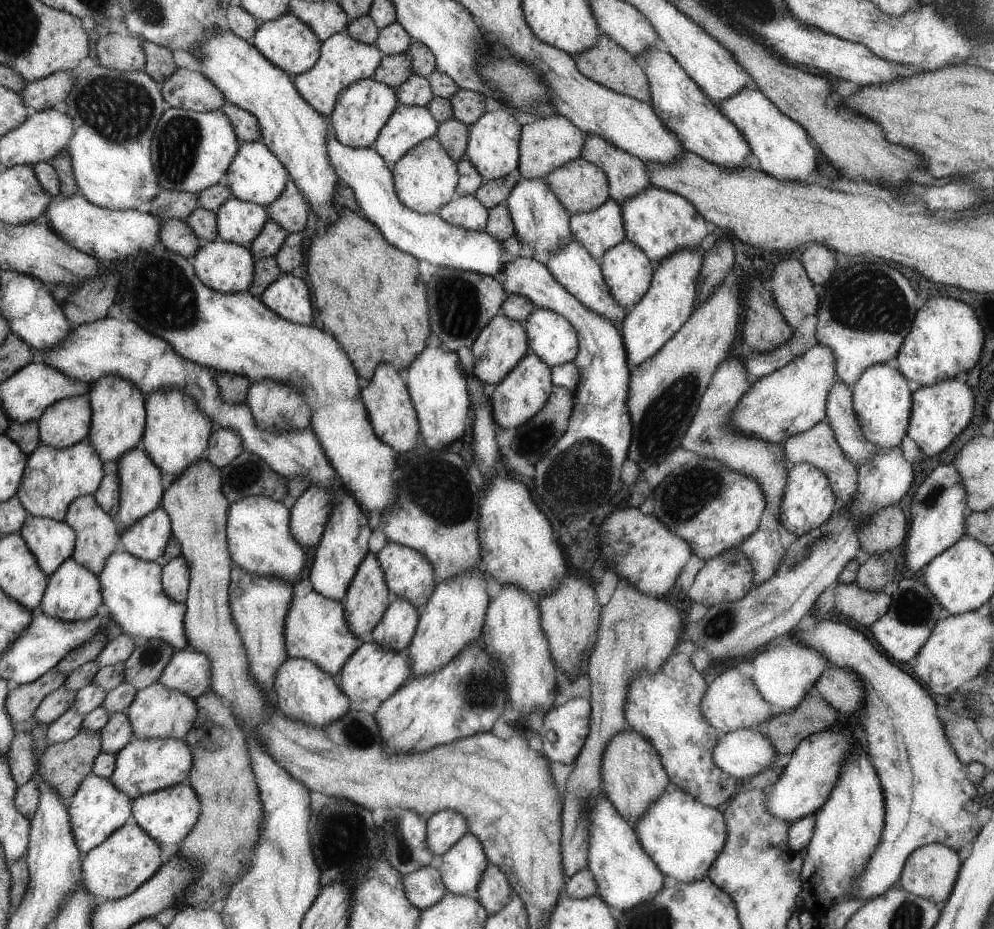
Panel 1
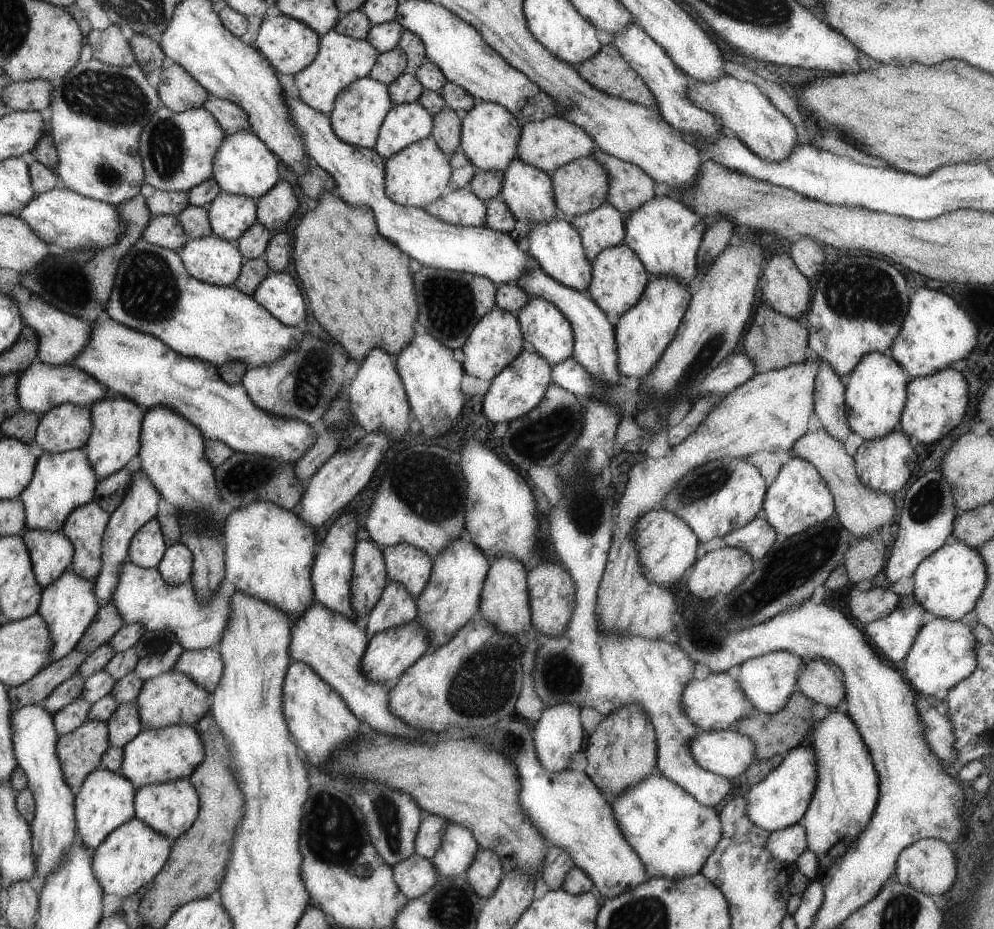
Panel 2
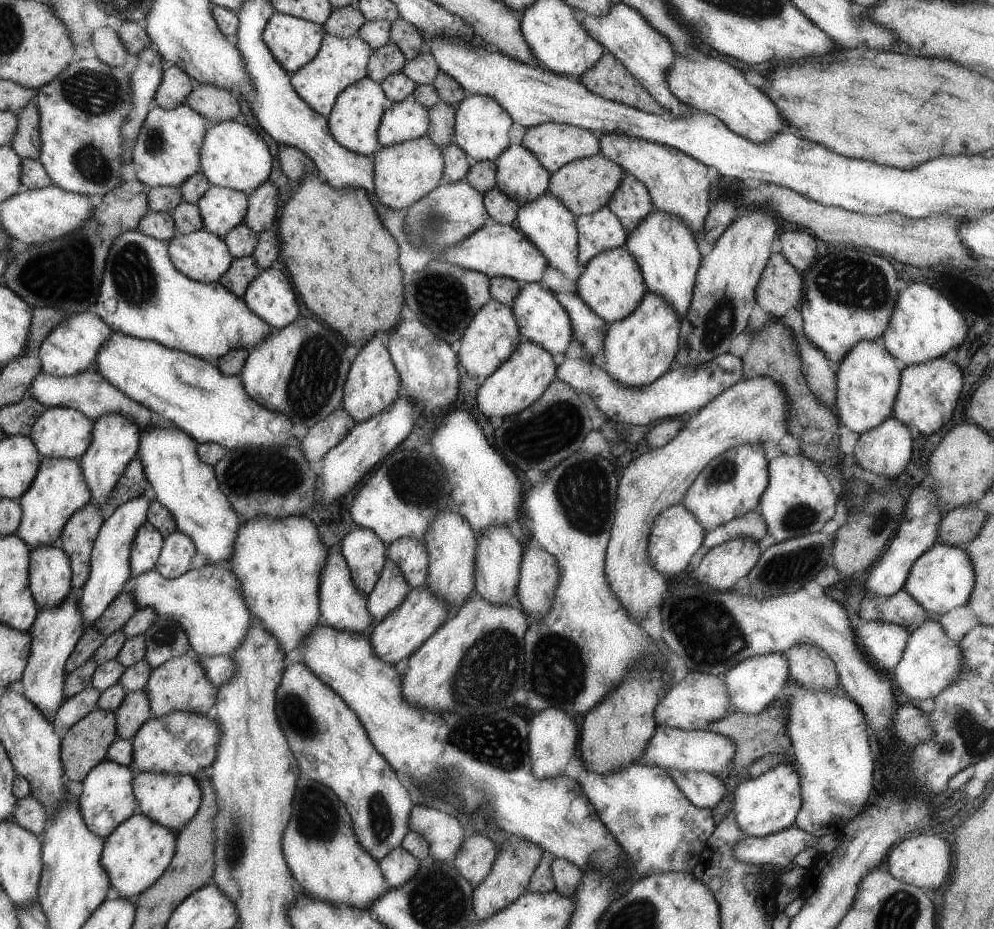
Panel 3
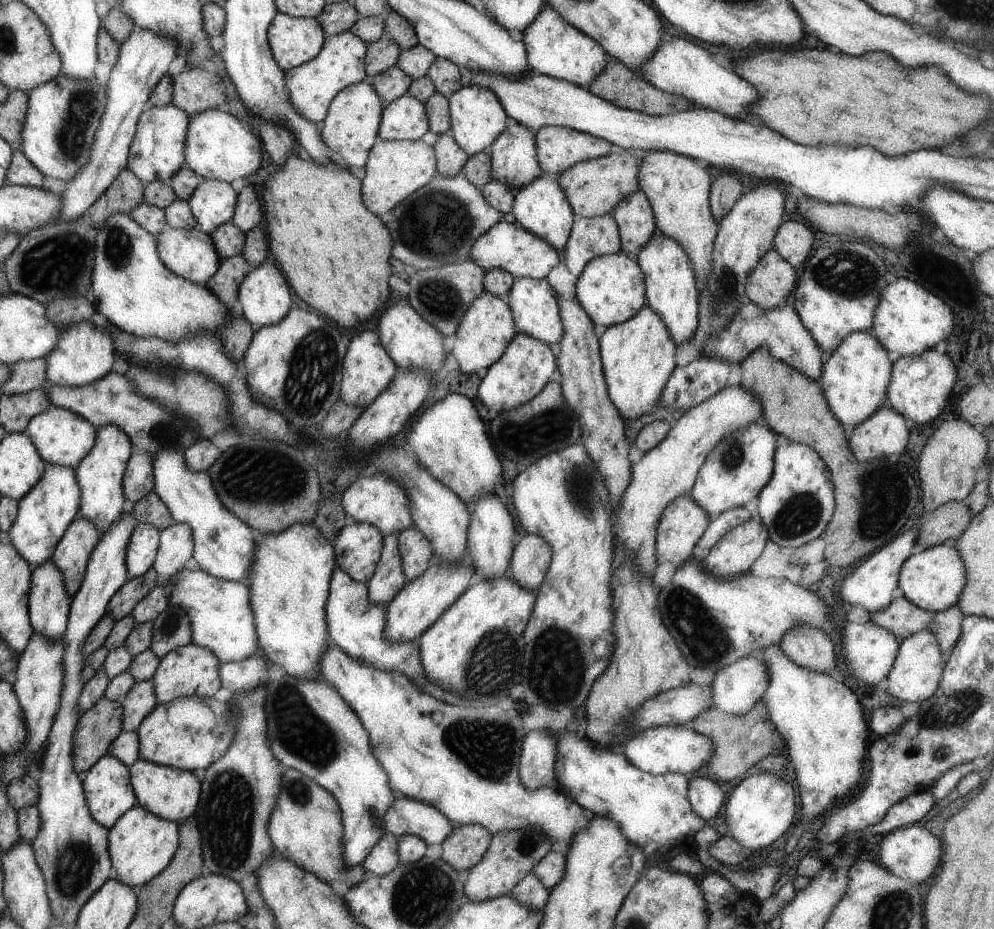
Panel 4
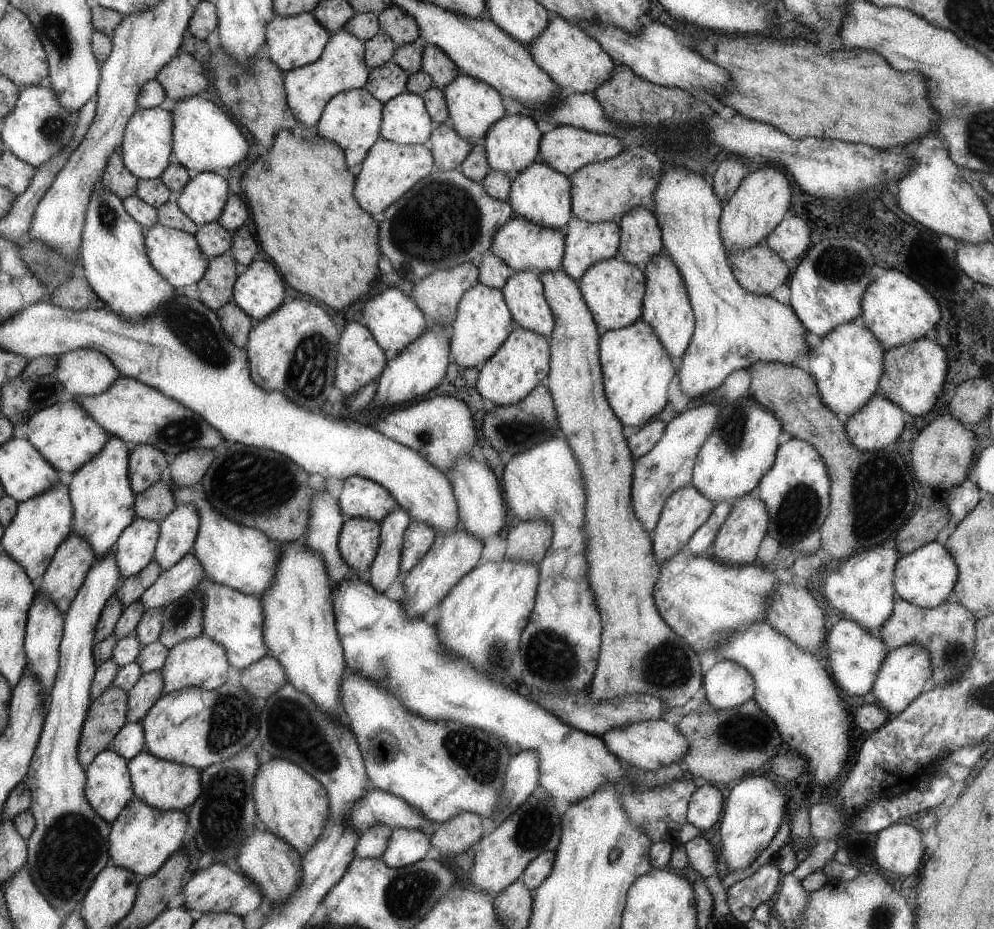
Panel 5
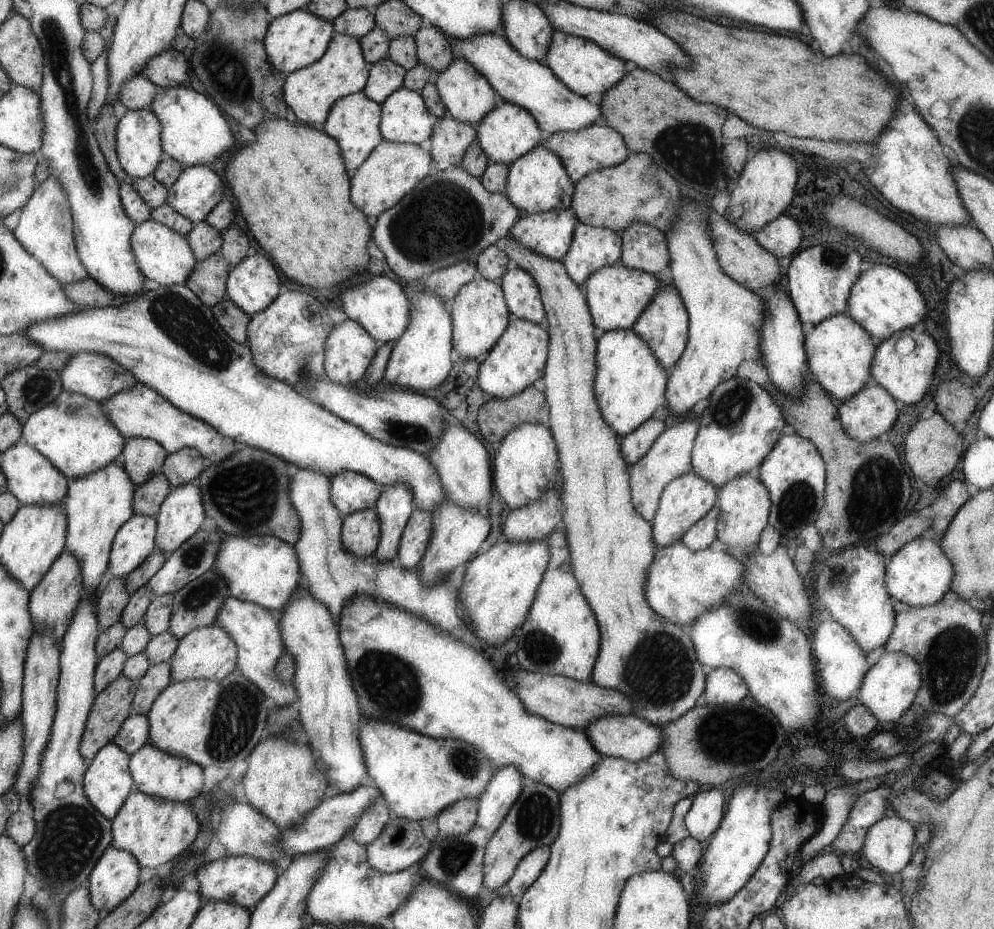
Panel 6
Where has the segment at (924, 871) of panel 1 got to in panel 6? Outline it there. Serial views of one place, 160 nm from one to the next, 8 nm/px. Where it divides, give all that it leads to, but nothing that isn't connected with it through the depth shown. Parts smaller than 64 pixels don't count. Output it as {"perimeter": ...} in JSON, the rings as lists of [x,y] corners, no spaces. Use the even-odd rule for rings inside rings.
{"perimeter":[[[889,813],[868,829],[861,850],[872,866],[885,874],[896,874],[908,866],[916,846],[915,831],[909,821]]]}

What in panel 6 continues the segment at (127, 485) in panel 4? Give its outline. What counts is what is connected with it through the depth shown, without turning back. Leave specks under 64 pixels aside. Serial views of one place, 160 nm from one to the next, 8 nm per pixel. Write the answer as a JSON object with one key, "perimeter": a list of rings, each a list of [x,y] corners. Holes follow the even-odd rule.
{"perimeter":[[[134,437],[127,439],[123,454],[119,461],[126,468],[131,481],[136,486],[147,483],[156,473],[160,472],[170,456],[167,449],[159,442]]]}

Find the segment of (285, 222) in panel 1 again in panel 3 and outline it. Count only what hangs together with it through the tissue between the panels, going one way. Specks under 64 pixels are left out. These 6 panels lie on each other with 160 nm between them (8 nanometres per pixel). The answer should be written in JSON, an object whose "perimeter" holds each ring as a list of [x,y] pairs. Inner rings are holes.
{"perimeter":[[[264,182],[264,185],[248,194],[247,200],[250,208],[245,222],[260,235],[276,222],[276,186],[272,182]]]}

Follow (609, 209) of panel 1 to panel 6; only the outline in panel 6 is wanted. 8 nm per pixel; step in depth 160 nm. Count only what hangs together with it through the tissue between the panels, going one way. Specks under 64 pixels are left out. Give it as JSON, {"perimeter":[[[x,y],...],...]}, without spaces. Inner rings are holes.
{"perimeter":[[[579,222],[575,226],[571,248],[559,261],[576,283],[584,285],[592,273],[621,259],[622,235],[619,232]]]}

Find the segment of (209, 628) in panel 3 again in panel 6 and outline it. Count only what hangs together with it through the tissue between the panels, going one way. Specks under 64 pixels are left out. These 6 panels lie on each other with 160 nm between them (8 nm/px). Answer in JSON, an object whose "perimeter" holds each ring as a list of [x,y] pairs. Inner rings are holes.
{"perimeter":[[[228,596],[222,601],[215,624],[227,631],[237,644],[236,669],[270,697],[274,706],[292,705],[298,701],[294,684],[280,682],[276,672],[279,658],[283,656],[285,650],[278,618],[273,611],[256,603]]]}

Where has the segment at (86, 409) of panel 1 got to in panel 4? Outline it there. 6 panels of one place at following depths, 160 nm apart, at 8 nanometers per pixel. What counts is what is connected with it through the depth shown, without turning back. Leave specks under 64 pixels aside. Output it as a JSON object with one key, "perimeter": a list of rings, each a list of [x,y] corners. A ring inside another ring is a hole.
{"perimeter":[[[53,405],[51,409],[32,418],[24,434],[35,444],[39,455],[46,460],[47,464],[68,466],[74,469],[95,448],[98,428],[75,411]]]}

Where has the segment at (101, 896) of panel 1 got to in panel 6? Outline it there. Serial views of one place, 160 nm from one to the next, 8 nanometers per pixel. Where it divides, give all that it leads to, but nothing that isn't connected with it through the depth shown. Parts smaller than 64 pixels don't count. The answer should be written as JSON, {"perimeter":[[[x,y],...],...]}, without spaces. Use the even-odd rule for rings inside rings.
{"perimeter":[[[138,790],[132,792],[132,798],[128,798],[128,806],[119,811],[120,814],[111,819],[114,835],[111,846],[132,853],[141,868],[156,868],[160,864],[174,861],[190,848],[201,829],[194,812],[186,808],[186,804],[176,804]]]}

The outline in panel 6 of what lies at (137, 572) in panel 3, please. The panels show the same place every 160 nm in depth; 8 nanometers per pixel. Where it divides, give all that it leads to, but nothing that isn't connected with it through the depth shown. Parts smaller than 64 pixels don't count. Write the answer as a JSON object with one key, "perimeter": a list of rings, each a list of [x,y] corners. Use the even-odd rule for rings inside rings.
{"perimeter":[[[134,514],[116,533],[108,574],[125,579],[134,573],[154,552],[157,532],[158,520],[154,516]]]}

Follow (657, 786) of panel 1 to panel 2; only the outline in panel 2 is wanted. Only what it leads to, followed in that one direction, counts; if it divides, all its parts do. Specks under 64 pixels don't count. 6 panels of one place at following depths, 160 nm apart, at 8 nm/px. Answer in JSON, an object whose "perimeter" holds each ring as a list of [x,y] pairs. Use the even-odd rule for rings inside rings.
{"perimeter":[[[625,706],[615,713],[610,713],[589,735],[589,744],[585,750],[588,765],[584,772],[609,801],[654,774],[654,769],[658,767],[655,727],[647,712],[640,707]]]}

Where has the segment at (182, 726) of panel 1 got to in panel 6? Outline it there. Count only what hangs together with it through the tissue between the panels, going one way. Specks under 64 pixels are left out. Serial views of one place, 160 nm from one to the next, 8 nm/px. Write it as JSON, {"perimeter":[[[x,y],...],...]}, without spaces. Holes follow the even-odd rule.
{"perimeter":[[[218,625],[200,627],[189,632],[178,641],[172,658],[171,679],[180,682],[186,679],[208,679],[220,682],[237,668],[237,644],[235,640]]]}

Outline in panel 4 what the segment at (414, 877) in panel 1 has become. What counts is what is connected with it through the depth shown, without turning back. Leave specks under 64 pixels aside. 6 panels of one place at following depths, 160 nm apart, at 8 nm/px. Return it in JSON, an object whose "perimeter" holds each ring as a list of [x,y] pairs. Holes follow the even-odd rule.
{"perimeter":[[[387,833],[379,842],[376,842],[376,847],[368,854],[367,859],[363,862],[364,870],[372,872],[379,876],[391,874],[396,866],[400,865],[398,852],[398,838],[396,835]]]}

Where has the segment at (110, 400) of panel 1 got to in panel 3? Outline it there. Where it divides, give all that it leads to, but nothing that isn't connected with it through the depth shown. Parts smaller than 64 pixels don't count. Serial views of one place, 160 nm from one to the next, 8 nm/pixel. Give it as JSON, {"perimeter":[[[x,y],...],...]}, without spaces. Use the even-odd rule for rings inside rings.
{"perimeter":[[[104,414],[94,422],[94,440],[91,447],[78,459],[82,464],[83,475],[86,476],[87,486],[91,490],[92,502],[101,507],[115,492],[116,486],[127,470],[128,462],[138,452],[139,426],[124,414]]]}

